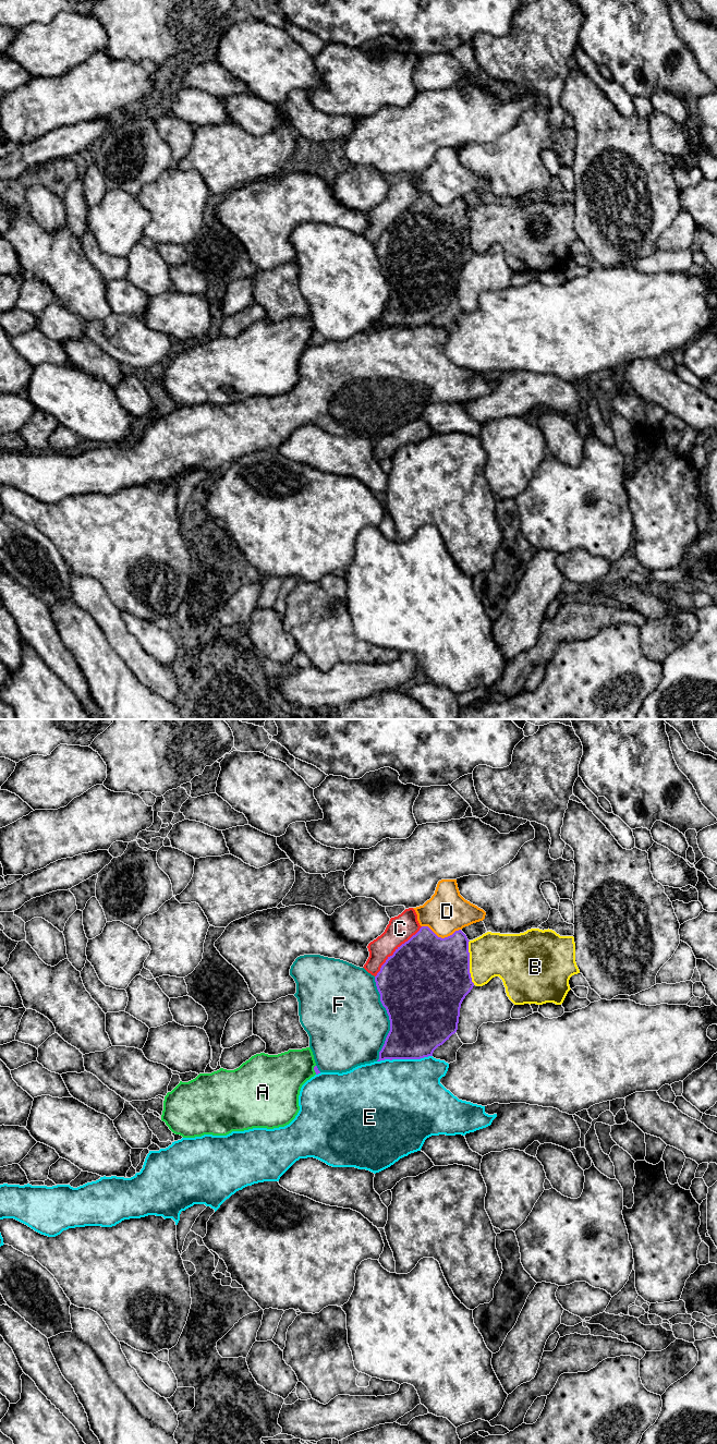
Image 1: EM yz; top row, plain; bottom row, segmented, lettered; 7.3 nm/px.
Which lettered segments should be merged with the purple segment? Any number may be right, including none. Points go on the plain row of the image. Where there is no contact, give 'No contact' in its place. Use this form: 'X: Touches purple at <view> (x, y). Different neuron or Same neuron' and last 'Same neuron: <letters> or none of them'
A: Touches purple at yz (314, 337). Different neuron
B: Touches purple at yz (469, 230). Different neuron
C: Touches purple at yz (396, 218). Same neuron
D: Touches purple at yz (440, 205). Different neuron
E: Touches purple at yz (404, 326). Different neuron
F: Touches purple at yz (389, 287). Different neuron
Same neuron: C

